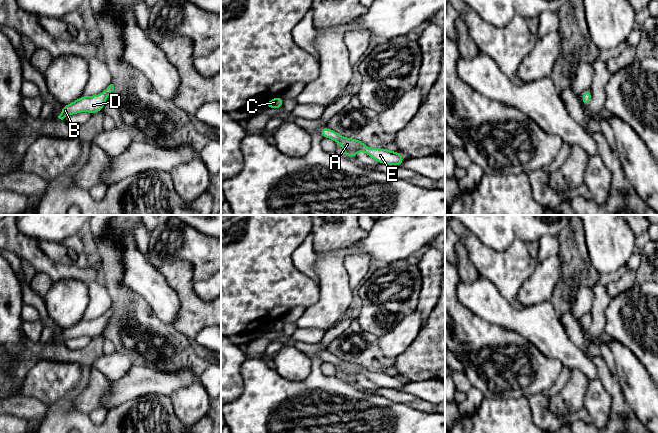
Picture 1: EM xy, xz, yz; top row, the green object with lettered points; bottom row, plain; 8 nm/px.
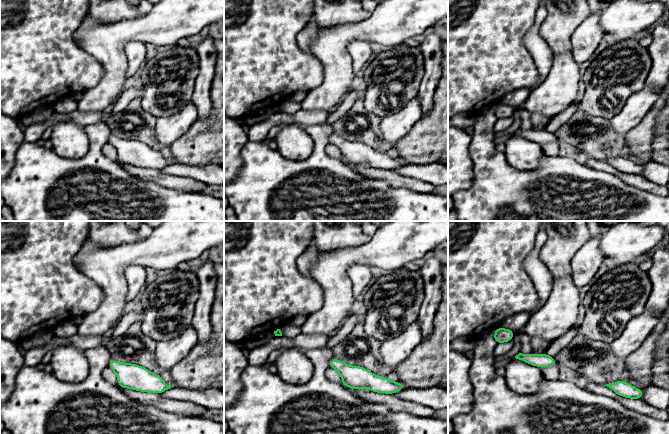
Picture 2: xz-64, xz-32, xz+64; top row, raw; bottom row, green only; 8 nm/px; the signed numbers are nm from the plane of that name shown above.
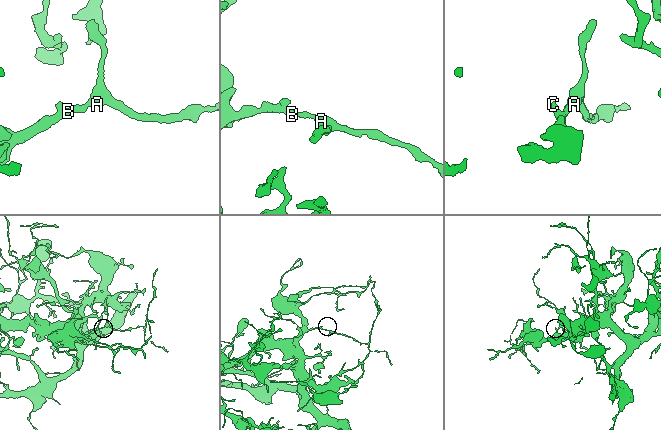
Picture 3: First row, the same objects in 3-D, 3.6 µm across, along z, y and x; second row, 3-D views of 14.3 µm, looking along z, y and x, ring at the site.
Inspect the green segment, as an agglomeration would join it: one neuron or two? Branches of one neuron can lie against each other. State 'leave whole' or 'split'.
leave whole

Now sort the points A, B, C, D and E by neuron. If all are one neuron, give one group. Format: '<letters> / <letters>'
A B C D E

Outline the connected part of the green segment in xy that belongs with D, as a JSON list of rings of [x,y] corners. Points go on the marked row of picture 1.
[[[110,84],[102,94],[96,96],[82,96],[71,104],[63,105],[62,112],[58,116],[63,120],[66,116],[87,111],[91,114],[101,112],[106,98],[114,91],[114,86]]]

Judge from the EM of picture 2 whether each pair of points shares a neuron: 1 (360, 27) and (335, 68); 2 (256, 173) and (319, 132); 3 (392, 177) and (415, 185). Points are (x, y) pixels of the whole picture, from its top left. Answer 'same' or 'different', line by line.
1: same
2: same
3: same

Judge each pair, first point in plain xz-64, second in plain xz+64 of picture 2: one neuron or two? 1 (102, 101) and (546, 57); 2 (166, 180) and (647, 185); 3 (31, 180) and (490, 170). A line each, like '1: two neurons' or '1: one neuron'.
1: two neurons
2: one neuron
3: one neuron

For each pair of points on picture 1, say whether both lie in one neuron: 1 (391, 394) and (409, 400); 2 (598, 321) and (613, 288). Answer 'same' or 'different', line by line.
1: same
2: different

